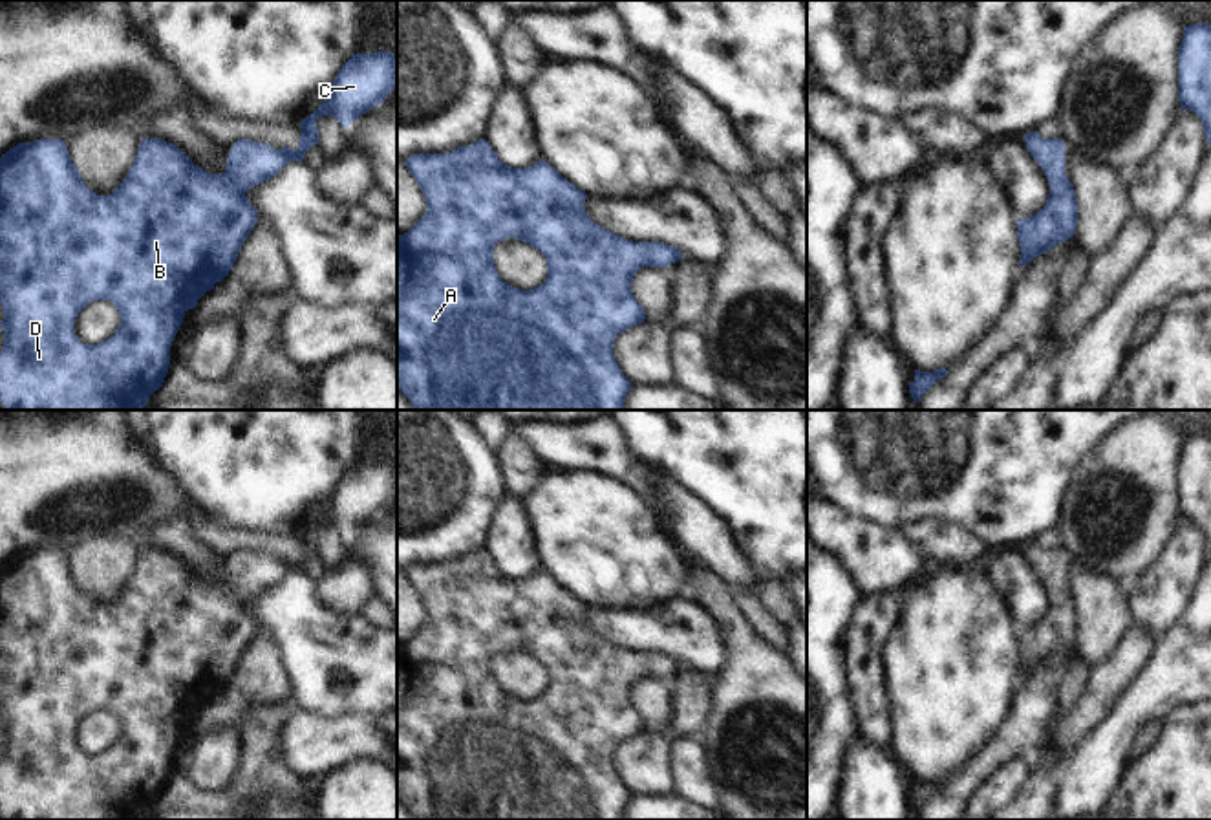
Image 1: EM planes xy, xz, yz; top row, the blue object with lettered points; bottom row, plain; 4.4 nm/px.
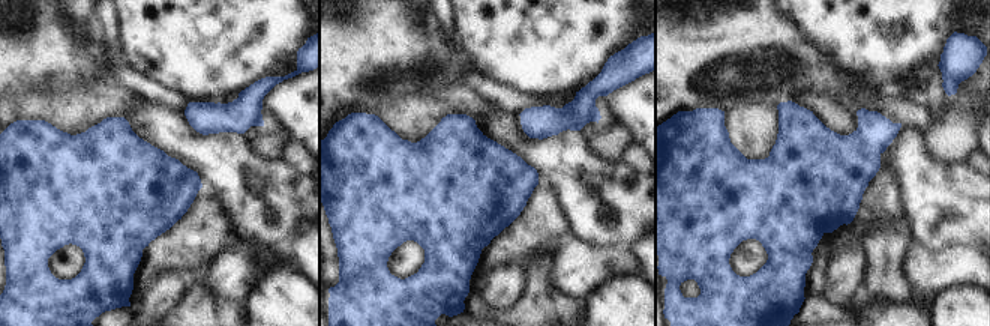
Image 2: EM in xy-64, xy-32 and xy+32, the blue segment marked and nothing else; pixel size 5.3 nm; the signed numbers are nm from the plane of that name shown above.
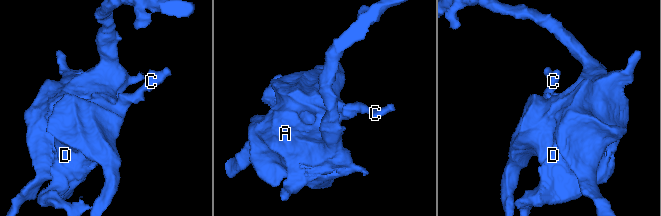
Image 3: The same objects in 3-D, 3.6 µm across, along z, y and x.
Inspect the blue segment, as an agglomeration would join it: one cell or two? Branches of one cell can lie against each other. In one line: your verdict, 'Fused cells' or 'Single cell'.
Single cell.

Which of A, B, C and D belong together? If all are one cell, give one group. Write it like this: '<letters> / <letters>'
A B C D

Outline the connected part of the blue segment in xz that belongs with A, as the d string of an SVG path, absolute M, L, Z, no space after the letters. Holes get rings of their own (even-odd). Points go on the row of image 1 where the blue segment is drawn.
M487 139L457 146L448 154L413 154L406 161L426 198L424 216L404 234L397 234L397 390L415 410L624 410L631 381L613 355L618 333L646 320L644 308L635 300L631 282L640 267L666 267L682 258L677 247L660 242L631 242L596 225L584 209L587 194L569 183L556 168L540 159L529 168L510 168L499 161ZM516 238L536 247L547 260L547 280L529 291L503 282L494 265L494 245Z

